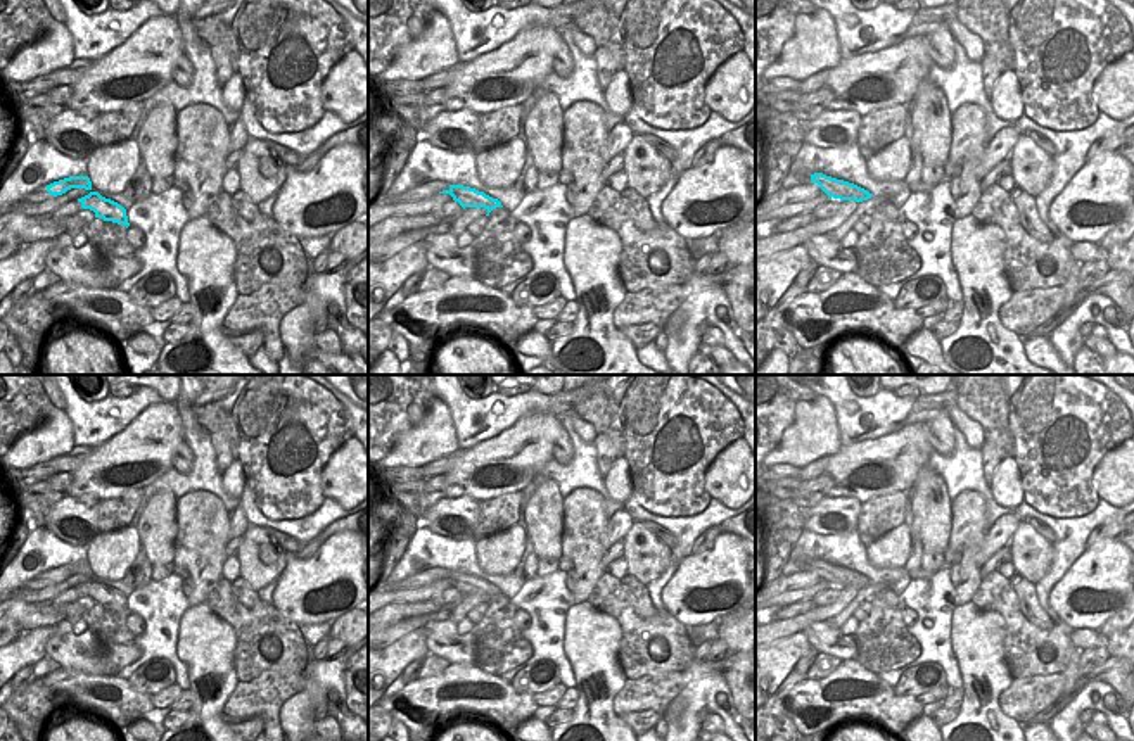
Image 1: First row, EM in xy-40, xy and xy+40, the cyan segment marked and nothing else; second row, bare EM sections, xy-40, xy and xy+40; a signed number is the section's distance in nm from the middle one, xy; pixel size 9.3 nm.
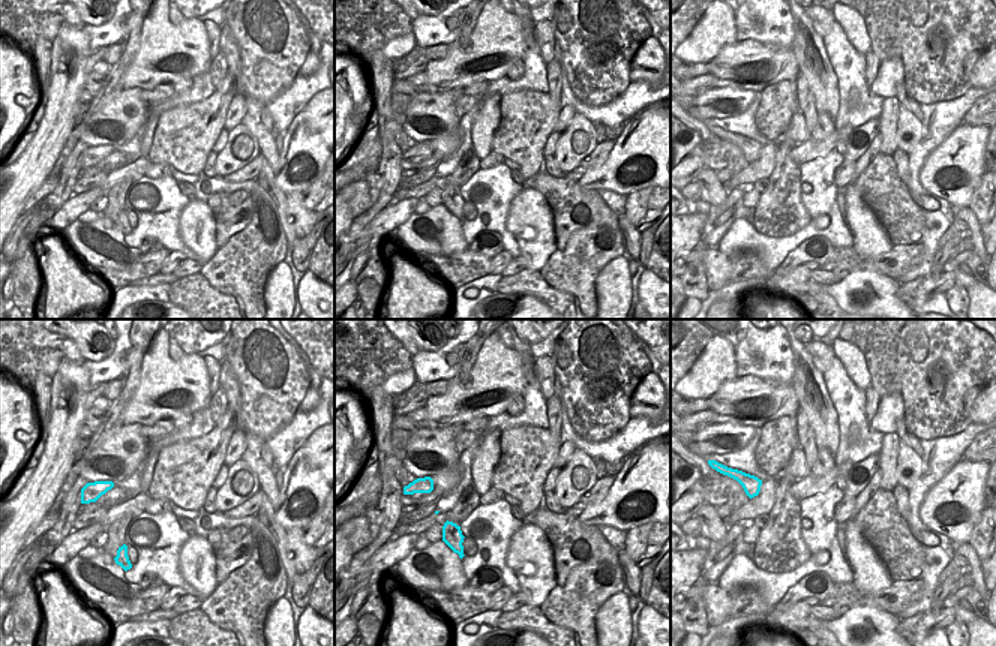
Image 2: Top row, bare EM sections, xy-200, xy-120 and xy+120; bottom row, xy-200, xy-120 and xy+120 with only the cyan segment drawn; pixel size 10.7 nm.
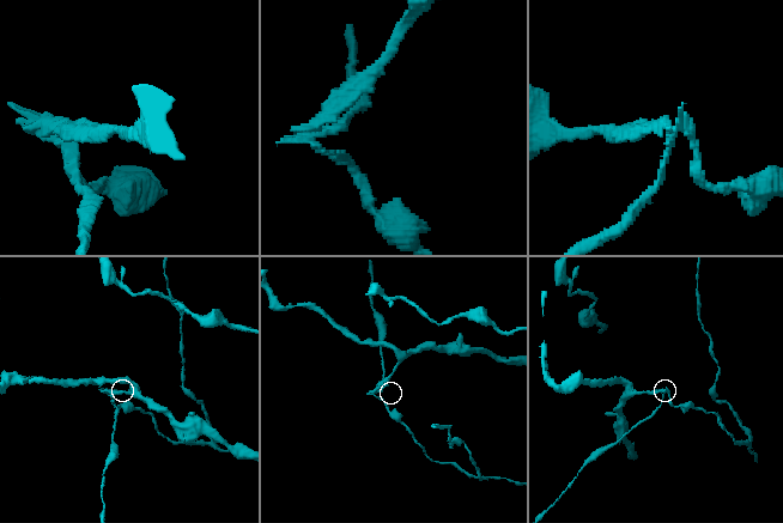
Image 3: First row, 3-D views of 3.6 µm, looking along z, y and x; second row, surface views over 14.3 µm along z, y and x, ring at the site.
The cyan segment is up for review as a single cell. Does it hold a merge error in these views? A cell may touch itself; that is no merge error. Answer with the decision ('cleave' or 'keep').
cleave

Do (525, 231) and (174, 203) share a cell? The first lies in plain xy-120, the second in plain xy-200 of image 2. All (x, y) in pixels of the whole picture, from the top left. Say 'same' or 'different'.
different

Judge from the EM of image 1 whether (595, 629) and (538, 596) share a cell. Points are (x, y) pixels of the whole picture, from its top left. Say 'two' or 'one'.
two

